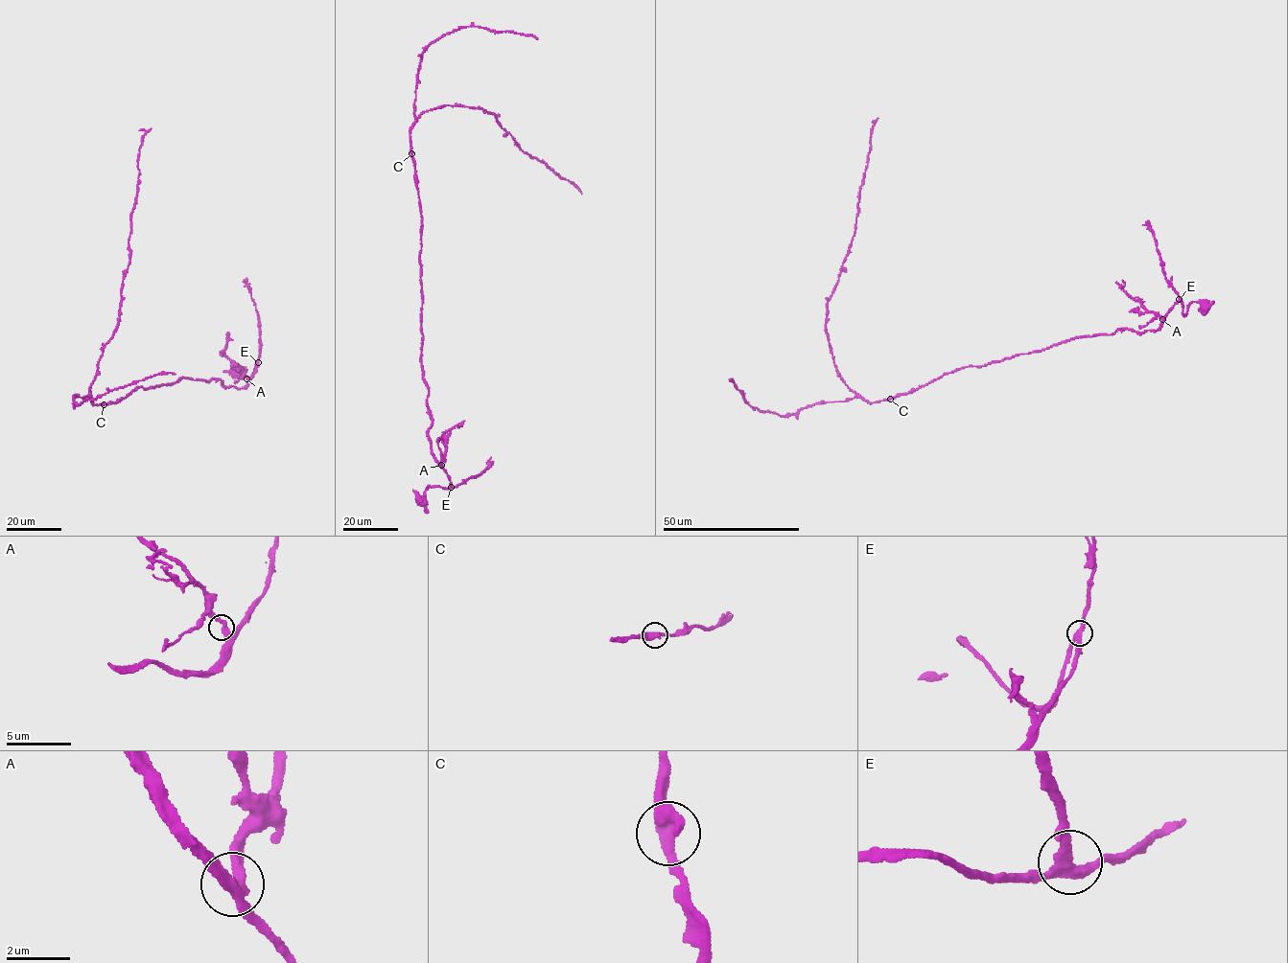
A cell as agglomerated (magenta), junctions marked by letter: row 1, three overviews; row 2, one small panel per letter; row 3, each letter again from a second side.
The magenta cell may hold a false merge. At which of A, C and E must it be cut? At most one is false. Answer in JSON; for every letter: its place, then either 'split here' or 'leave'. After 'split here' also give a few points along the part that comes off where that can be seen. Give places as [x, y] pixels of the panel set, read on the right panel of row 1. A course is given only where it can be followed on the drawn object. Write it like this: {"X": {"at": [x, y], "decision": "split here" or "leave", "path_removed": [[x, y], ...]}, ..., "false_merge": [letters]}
{"A": {"at": [1162, 319], "decision": "leave"}, "C": {"at": [890, 399], "decision": "leave"}, "E": {"at": [1179, 299], "decision": "leave"}, "false_merge": []}

